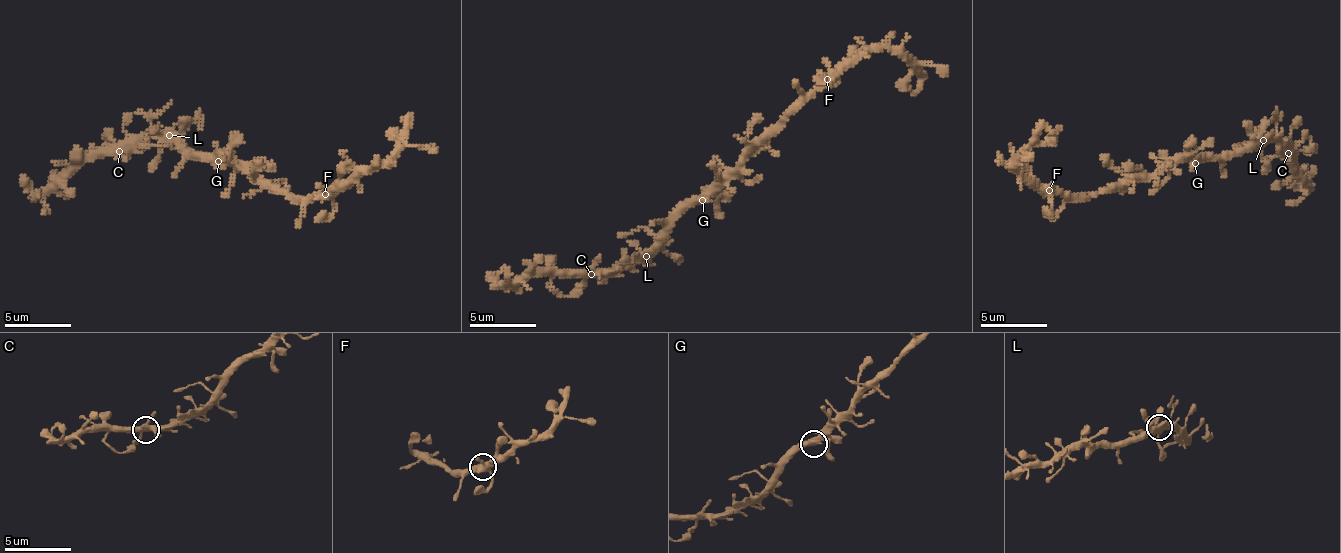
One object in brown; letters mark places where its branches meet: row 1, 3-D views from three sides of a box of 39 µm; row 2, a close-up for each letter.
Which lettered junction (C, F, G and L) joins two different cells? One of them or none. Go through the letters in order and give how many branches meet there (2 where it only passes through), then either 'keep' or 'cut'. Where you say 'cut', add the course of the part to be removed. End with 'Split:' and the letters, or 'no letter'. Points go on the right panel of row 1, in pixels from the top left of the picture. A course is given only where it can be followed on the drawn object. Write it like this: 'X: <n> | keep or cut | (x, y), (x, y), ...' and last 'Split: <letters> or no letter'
C: 4 | keep
F: 4 | keep
G: 3 | keep
L: 4 | keep
Split: no letter

